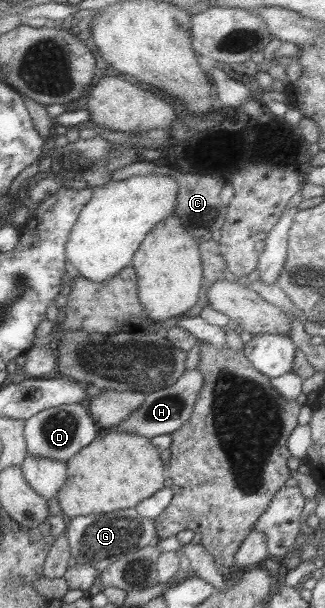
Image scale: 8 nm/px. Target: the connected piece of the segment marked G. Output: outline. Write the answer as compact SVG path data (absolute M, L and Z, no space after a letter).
M135 508L70 518L63 534L66 536L70 556L75 558L75 563L92 566L100 572L107 569L117 556L141 549L158 539L154 520L140 516Z

